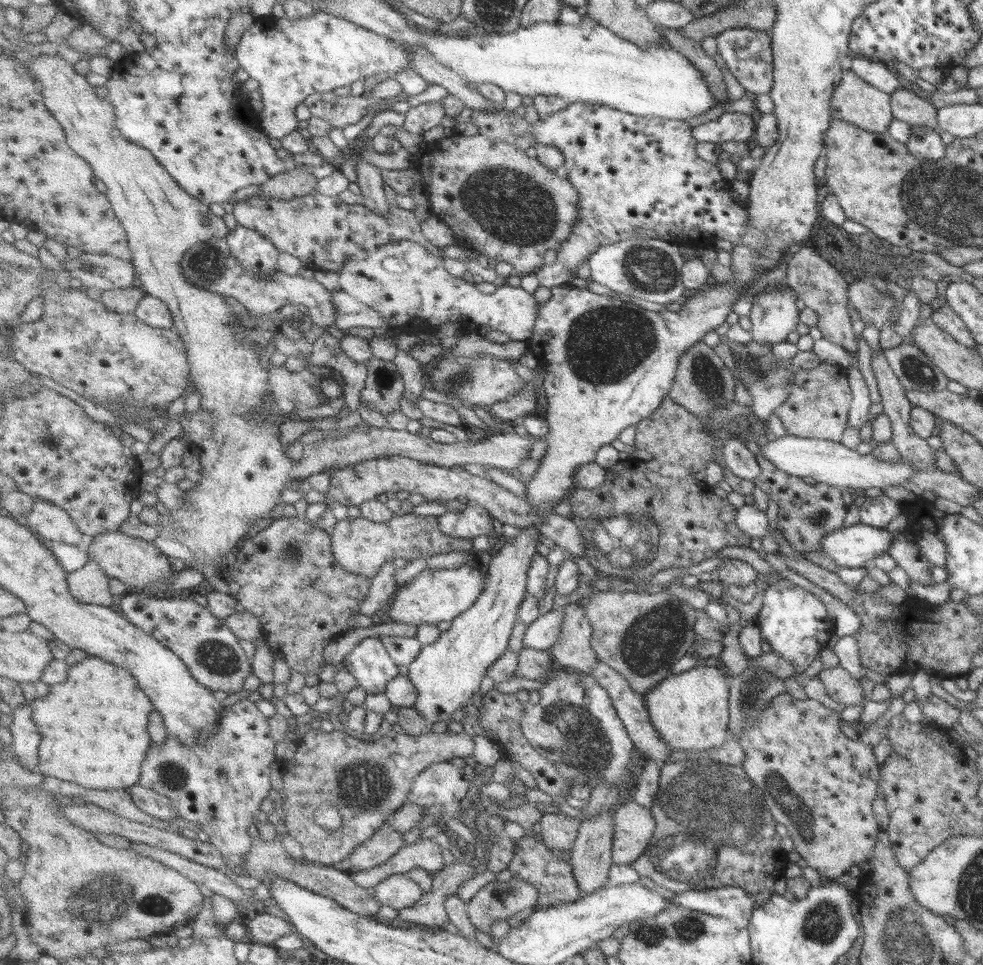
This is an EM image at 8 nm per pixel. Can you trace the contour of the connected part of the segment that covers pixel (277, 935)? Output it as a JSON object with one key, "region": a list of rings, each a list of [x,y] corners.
{"region":[[[267,912],[249,919],[247,925],[249,928],[249,939],[266,945],[271,942],[275,943],[283,936],[296,931],[290,921],[287,922]]]}

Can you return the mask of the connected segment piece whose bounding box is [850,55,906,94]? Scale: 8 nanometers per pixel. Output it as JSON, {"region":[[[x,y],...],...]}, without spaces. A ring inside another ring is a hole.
{"region":[[[852,55],[850,68],[854,74],[862,77],[862,80],[888,94],[892,94],[901,86],[906,85],[893,69],[880,60]]]}

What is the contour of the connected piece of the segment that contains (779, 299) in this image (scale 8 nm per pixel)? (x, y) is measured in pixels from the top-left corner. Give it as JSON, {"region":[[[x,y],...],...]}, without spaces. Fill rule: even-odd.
{"region":[[[786,285],[783,289],[768,291],[756,295],[751,306],[750,322],[752,328],[750,334],[753,340],[759,343],[770,342],[772,345],[786,341],[789,332],[796,331],[799,323],[799,310],[796,306],[795,294],[793,290]]]}

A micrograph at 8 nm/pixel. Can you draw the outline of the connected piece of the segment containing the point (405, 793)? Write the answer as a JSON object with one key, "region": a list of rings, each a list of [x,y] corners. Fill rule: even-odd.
{"region":[[[311,729],[303,739],[298,741],[295,757],[288,760],[282,798],[285,826],[288,833],[301,843],[305,858],[330,867],[346,867],[353,852],[368,842],[386,823],[392,821],[402,806],[410,802],[413,785],[424,770],[430,768],[432,764],[450,762],[452,758],[472,757],[476,754],[476,750],[475,738],[466,733],[410,735],[390,731],[380,740],[368,744],[342,730],[326,732],[322,729]],[[327,802],[339,808],[345,818],[344,824],[338,830],[325,829],[318,824],[314,816],[317,810]]]}

